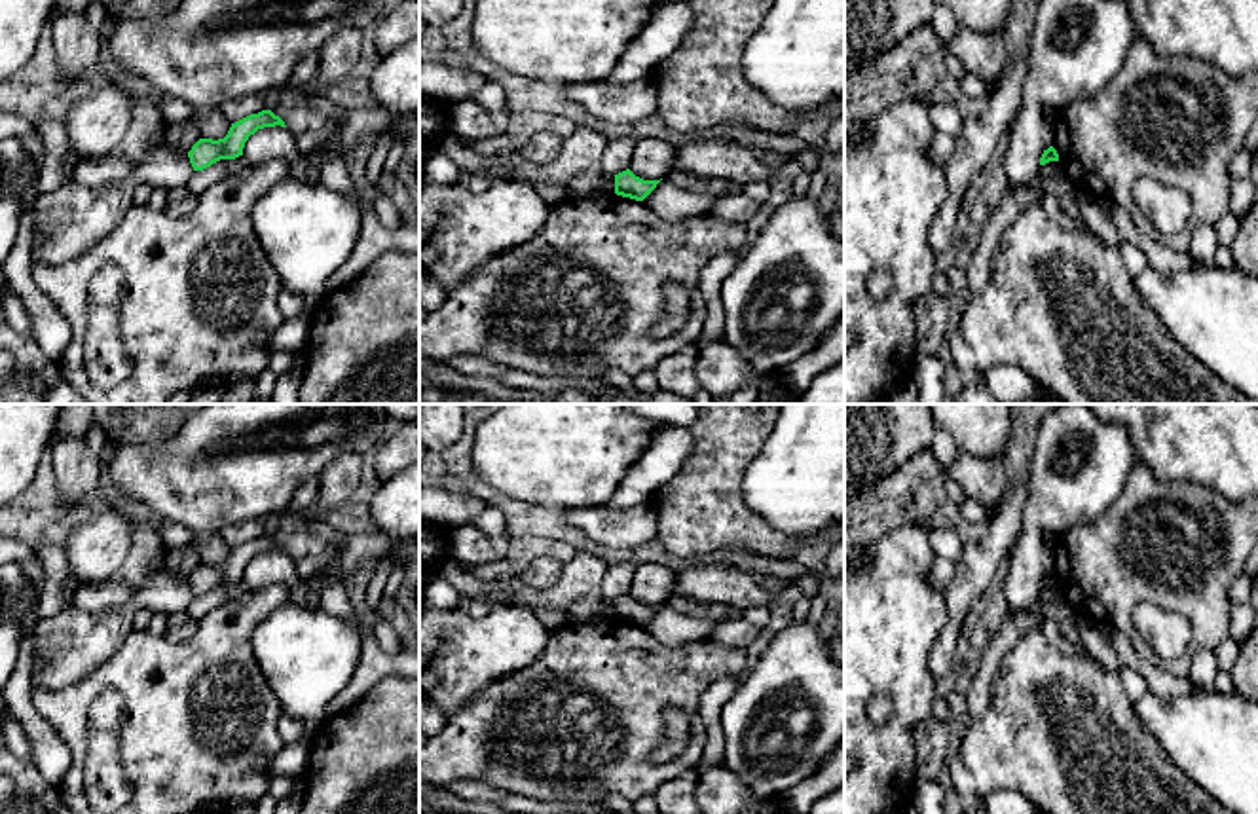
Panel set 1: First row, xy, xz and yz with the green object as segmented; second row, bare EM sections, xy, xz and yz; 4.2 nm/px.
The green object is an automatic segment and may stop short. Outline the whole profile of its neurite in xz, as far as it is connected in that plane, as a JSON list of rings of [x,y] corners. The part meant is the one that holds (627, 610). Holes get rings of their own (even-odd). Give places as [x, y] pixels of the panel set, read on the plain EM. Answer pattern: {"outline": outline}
{"outline": [[[630,594],[615,600],[615,619],[622,622],[630,622],[636,626],[643,626],[660,605],[643,605],[636,601]]]}

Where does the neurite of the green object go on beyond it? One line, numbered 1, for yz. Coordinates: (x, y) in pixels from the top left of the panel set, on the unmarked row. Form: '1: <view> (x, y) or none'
1: none

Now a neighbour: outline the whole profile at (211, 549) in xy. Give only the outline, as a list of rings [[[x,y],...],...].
[[[205,533],[194,537],[190,545],[195,548],[201,564],[224,564],[231,552],[220,533]]]

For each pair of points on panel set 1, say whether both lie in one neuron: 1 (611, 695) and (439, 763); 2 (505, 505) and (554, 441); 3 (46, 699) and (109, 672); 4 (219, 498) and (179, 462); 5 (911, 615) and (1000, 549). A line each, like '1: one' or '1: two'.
1: one
2: two
3: one
4: one
5: two

